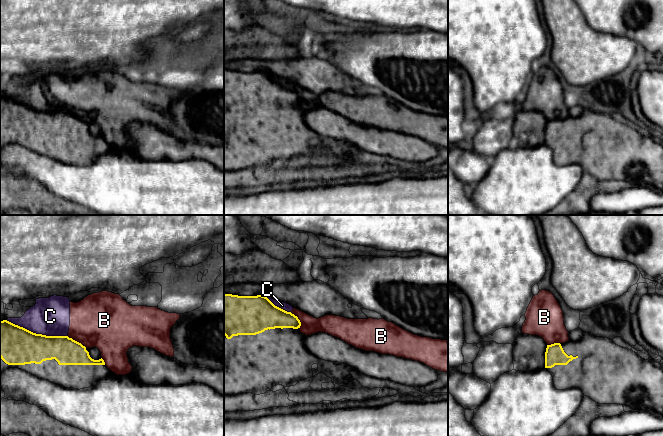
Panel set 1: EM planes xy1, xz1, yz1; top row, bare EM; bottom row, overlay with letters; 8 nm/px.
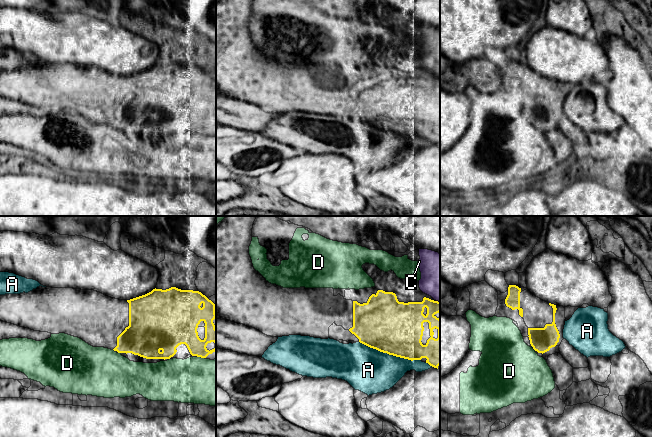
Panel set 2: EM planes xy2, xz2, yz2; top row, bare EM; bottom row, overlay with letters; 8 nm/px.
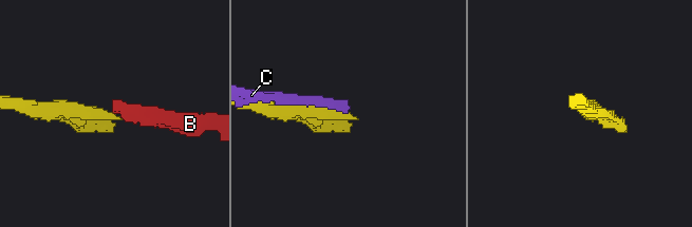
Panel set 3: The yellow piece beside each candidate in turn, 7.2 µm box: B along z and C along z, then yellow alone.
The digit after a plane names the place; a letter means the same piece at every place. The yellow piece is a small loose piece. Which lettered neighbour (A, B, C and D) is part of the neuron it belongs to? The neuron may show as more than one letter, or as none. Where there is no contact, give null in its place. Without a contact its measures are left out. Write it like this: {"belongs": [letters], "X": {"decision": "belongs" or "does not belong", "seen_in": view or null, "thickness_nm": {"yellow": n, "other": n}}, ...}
{"belongs": [], "A": {"decision": "does not belong", "seen_in": "xz2", "thickness_nm": {"yellow": 440, "other": 360}}, "B": {"decision": "does not belong", "seen_in": "xz1", "thickness_nm": {"yellow": 200, "other": 140}}, "C": {"decision": "does not belong", "seen_in": "xy1", "thickness_nm": {"yellow": 300, "other": 300}}, "D": {"decision": "does not belong", "seen_in": "xy2", "thickness_nm": {"yellow": 320, "other": 400}}}

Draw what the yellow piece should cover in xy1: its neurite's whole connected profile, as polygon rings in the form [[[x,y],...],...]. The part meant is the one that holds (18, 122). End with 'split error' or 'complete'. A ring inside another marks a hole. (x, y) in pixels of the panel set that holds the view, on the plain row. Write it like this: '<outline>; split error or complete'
[[[4,90],[0,91],[0,150],[6,145],[18,144],[62,163],[78,166],[89,164],[95,158],[115,151],[110,145],[104,145],[102,134],[92,135],[89,124],[72,114],[36,110],[7,95]]]; split error

